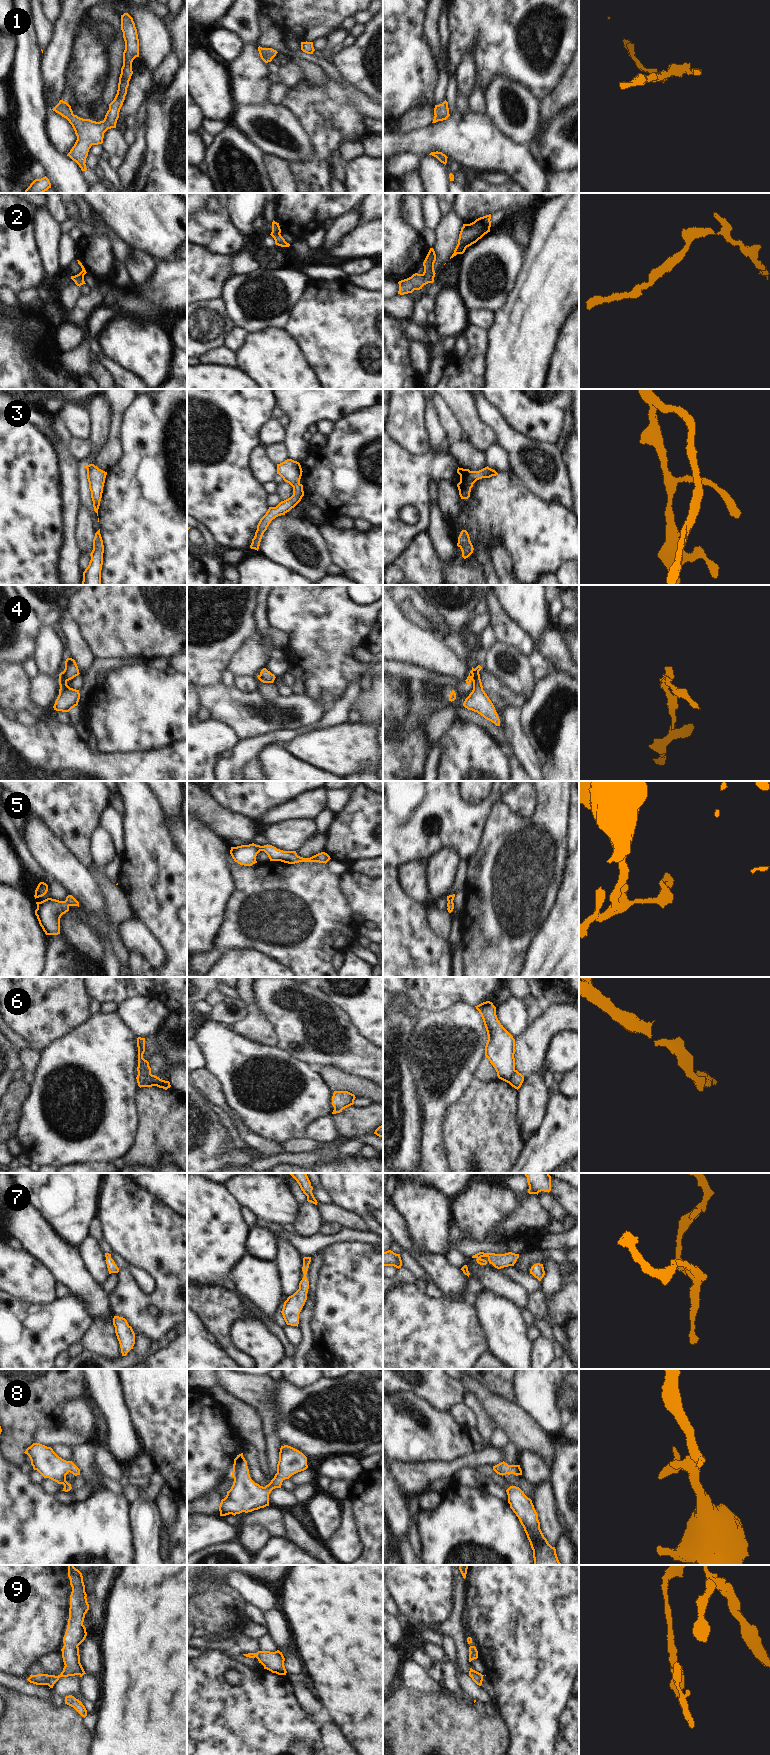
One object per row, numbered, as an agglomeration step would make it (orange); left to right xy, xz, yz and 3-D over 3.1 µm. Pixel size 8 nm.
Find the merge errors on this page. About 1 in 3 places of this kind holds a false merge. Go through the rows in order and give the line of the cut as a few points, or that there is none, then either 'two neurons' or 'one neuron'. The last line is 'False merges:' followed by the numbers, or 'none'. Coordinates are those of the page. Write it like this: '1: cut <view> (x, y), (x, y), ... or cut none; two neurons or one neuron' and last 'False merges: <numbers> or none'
1: cut none; one neuron
2: cut none; one neuron
3: cut none; one neuron
4: cut yz (478, 672), (475, 672), (471, 679); two neurons
5: cut none; one neuron
6: cut xy (138, 1073), (144, 1072), (151, 1075); two neurons
7: cut none; one neuron
8: cut none; one neuron
9: cut none; one neuron
False merges: 4, 6

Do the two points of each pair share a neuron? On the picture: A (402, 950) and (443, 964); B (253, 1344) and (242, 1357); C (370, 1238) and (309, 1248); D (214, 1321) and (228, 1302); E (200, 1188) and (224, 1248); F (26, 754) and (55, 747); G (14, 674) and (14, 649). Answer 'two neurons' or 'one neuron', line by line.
A: one neuron
B: two neurons
C: one neuron
D: one neuron
E: one neuron
F: one neuron
G: two neurons

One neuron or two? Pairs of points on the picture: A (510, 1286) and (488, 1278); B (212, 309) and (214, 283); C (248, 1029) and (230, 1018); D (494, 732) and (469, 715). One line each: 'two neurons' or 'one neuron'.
A: one neuron
B: two neurons
C: two neurons
D: one neuron

